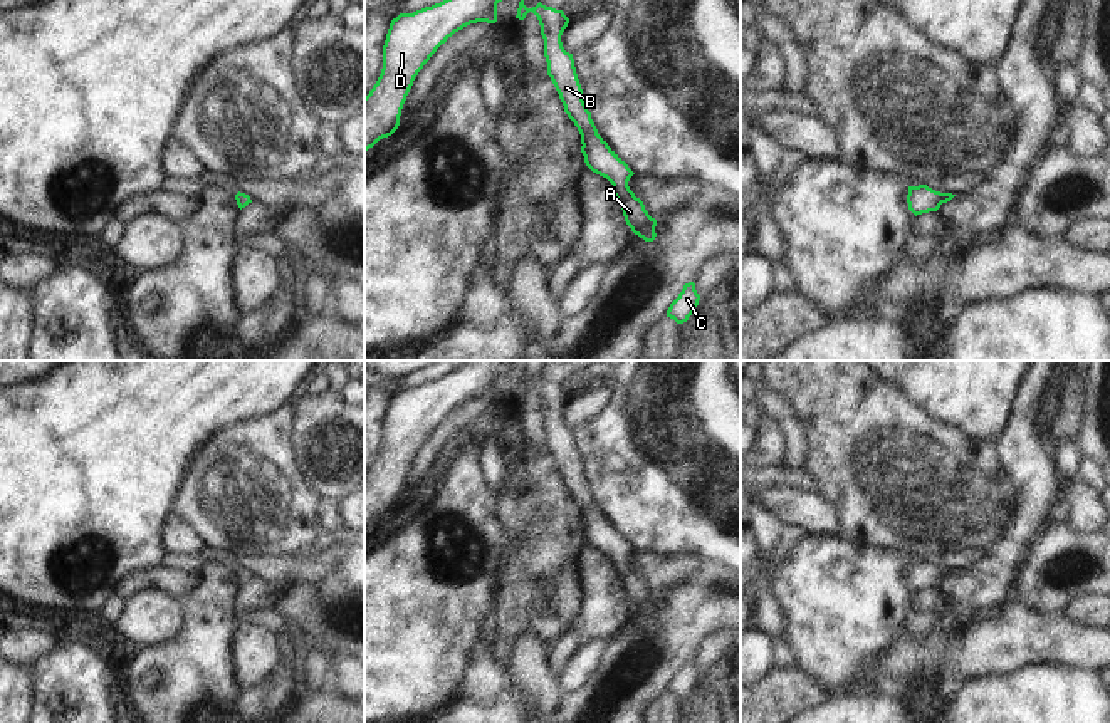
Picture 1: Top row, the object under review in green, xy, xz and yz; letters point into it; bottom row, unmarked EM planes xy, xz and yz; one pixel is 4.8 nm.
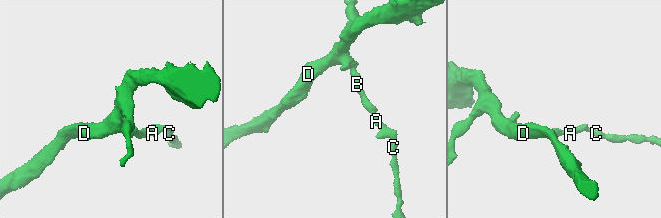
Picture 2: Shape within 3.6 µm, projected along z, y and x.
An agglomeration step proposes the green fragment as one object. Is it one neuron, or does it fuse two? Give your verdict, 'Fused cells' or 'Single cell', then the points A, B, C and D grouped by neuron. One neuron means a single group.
Single cell. Groups: A B C D

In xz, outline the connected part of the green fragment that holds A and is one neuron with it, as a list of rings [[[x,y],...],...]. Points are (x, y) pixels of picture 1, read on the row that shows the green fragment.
[[[524,0],[519,2],[516,18],[524,20],[529,12],[539,20],[547,75],[559,94],[564,112],[581,134],[581,153],[586,166],[613,185],[613,195],[620,203],[625,221],[631,231],[645,242],[653,242],[657,237],[657,220],[648,215],[643,201],[636,198],[628,186],[628,181],[635,173],[598,134],[591,112],[583,101],[583,89],[576,74],[573,54],[566,52],[561,42],[561,35],[568,27],[569,18],[563,10],[546,7],[541,2],[536,7],[527,8]]]

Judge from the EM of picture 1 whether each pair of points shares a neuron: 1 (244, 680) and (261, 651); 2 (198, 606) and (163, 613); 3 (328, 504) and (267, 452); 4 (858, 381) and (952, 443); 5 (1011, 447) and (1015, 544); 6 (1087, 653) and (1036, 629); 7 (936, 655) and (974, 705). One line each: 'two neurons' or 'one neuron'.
1: one neuron
2: two neurons
3: two neurons
4: one neuron
5: one neuron
6: one neuron
7: two neurons

